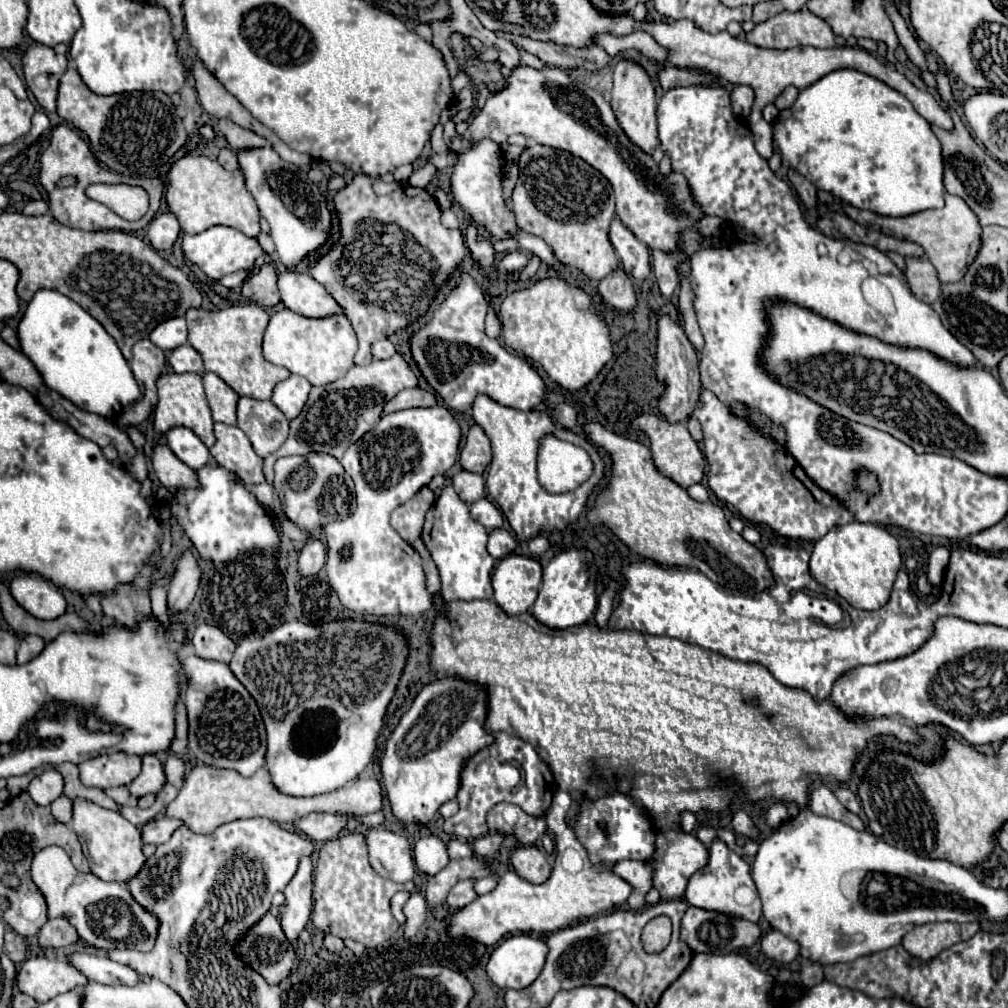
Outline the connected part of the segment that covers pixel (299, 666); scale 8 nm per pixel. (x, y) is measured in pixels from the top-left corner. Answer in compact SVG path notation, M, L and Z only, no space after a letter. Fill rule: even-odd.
M345 620L345 622L331 622L331 624L323 624L323 626L313 626L313 624L303 624L303 622L287 622L287 624L281 624L277 630L261 636L261 638L245 638L231 662L229 662L229 668L231 672L235 674L235 678L249 690L249 694L253 696L253 700L257 702L259 706L259 712L261 712L261 718L265 722L265 730L267 730L267 752L265 752L265 768L271 776L271 784L281 792L281 794L287 794L287 796L317 796L317 794L327 794L327 792L333 792L337 788L343 788L347 782L355 780L357 774L361 774L365 770L365 766L371 762L373 758L373 752L375 752L375 738L379 736L381 728L383 728L383 714L395 694L395 688L399 684L399 676L401 676L401 670L403 670L403 664L405 664L405 658L407 658L407 642L405 638L393 630L393 628L387 628L387 626L379 626L379 624L369 624L369 622L363 622L363 620ZM289 700L297 700L297 706L289 712Z

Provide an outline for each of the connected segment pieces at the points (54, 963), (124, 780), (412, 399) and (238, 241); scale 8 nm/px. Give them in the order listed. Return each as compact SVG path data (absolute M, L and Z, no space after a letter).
M27 958L17 972L17 988L37 1002L47 1002L85 982L85 976L59 958Z
M125 752L101 754L97 758L79 764L81 782L89 788L95 786L103 790L131 784L131 780L139 774L139 768L141 768L141 758Z
M409 388L409 390L401 390L395 398L391 398L385 408L383 414L391 414L397 410L407 410L407 408L429 408L435 406L435 394L433 392L425 392L421 388Z
M211 226L201 234L183 234L181 236L181 248L187 260L197 264L211 280L221 280L229 272L237 270L253 270L255 260L261 256L261 246L257 244L255 238L245 236L243 232L229 228L229 226Z

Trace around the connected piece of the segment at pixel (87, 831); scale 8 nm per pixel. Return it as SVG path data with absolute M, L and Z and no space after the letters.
M75 798L73 800L73 820L71 820L73 832L77 832L83 854L91 864L91 872L107 882L125 882L139 868L145 864L145 856L141 852L141 840L139 840L139 828L133 826L129 820L125 820L117 810L101 808L89 800Z

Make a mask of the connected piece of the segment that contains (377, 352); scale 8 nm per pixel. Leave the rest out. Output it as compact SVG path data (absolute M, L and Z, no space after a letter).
M377 340L371 346L371 354L375 360L385 360L385 358L391 358L395 354L395 348L389 340Z

